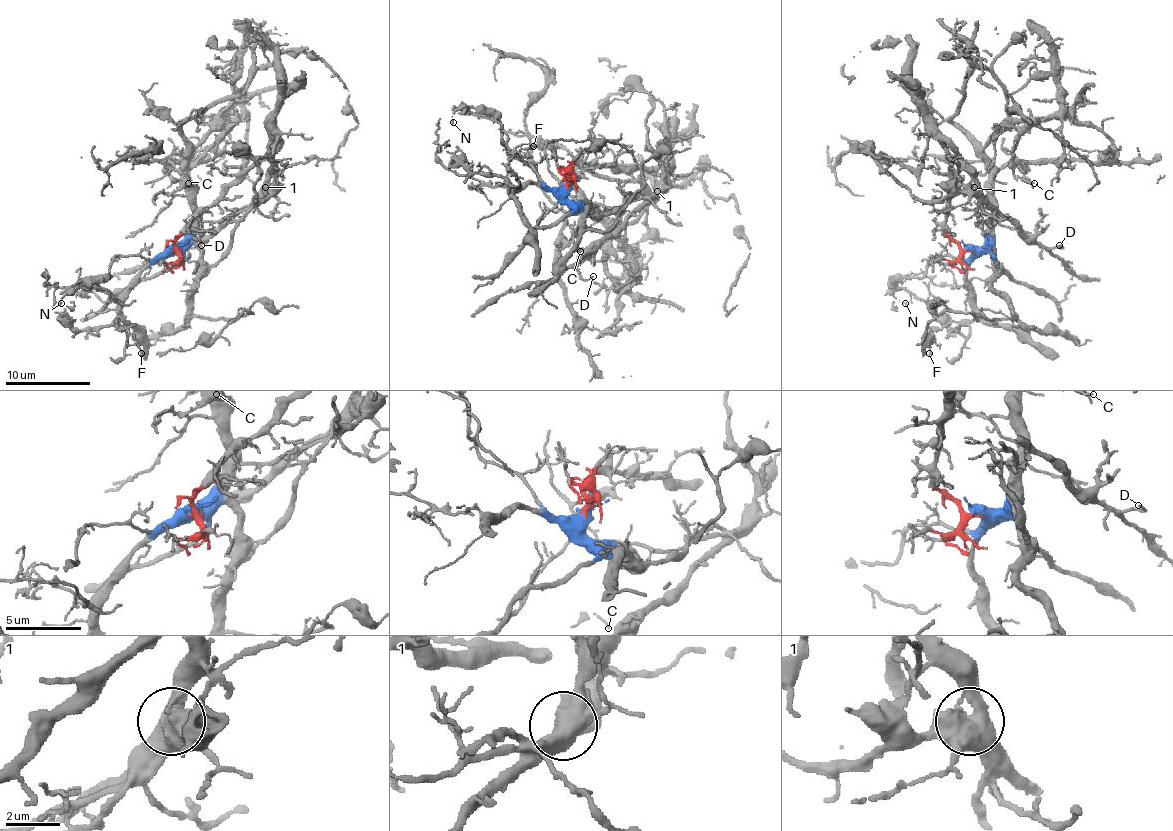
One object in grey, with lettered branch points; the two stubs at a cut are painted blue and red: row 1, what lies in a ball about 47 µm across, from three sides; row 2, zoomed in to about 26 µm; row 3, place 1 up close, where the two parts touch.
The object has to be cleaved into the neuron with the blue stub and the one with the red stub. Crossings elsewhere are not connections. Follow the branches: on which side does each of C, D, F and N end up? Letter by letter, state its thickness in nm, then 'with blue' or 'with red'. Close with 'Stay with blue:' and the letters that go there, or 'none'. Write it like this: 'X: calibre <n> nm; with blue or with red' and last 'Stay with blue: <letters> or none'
C: calibre 110 nm; with blue
D: calibre 100 nm; with red
F: calibre 130 nm; with blue
N: calibre 70 nm; with blue
Stay with blue: C, F, N

